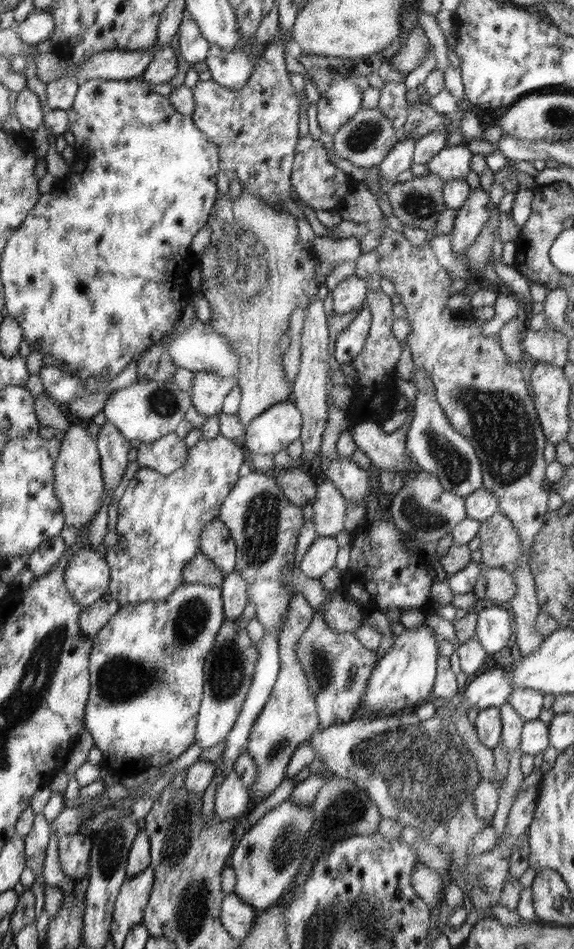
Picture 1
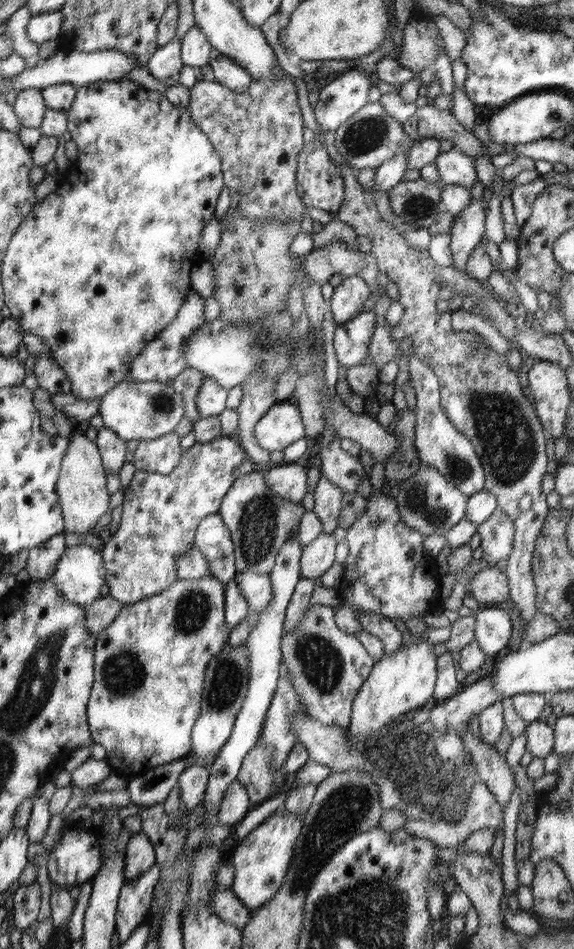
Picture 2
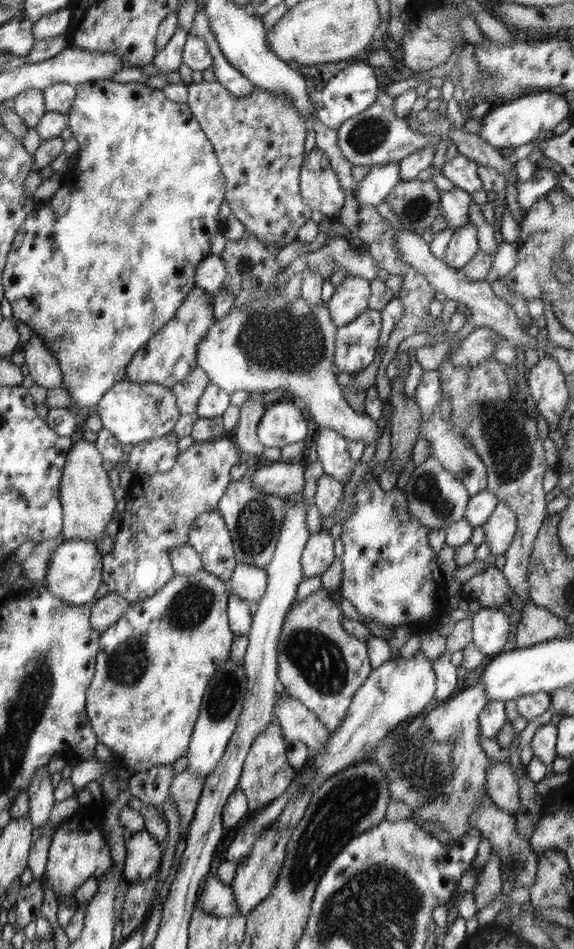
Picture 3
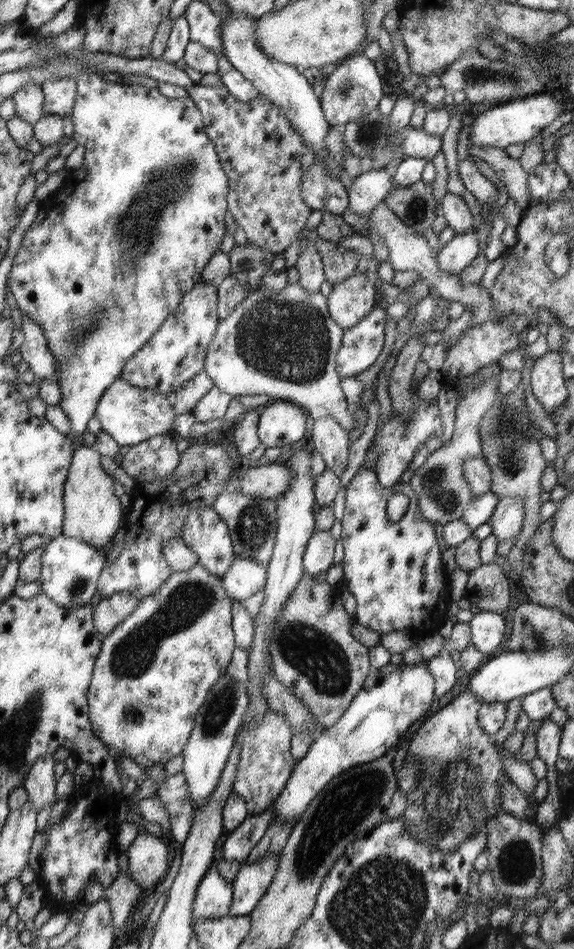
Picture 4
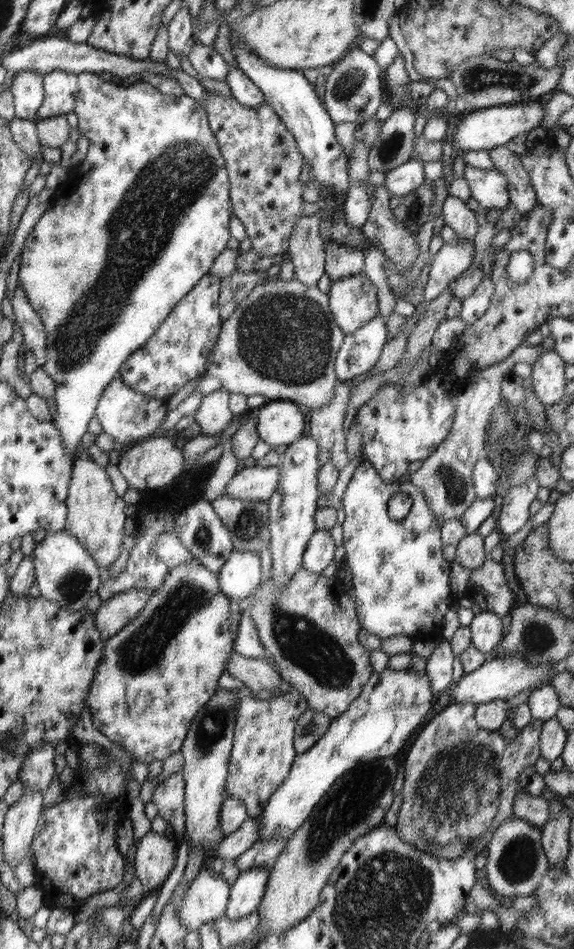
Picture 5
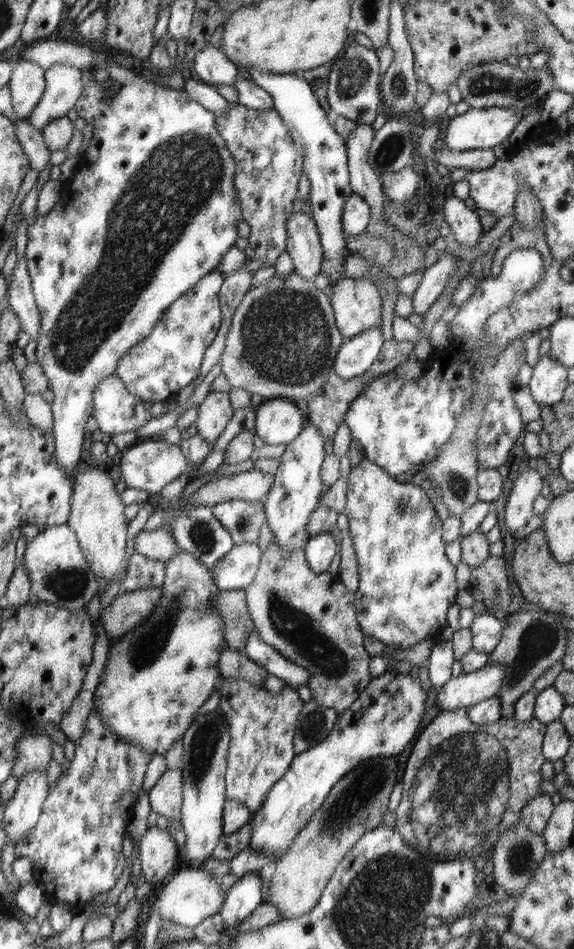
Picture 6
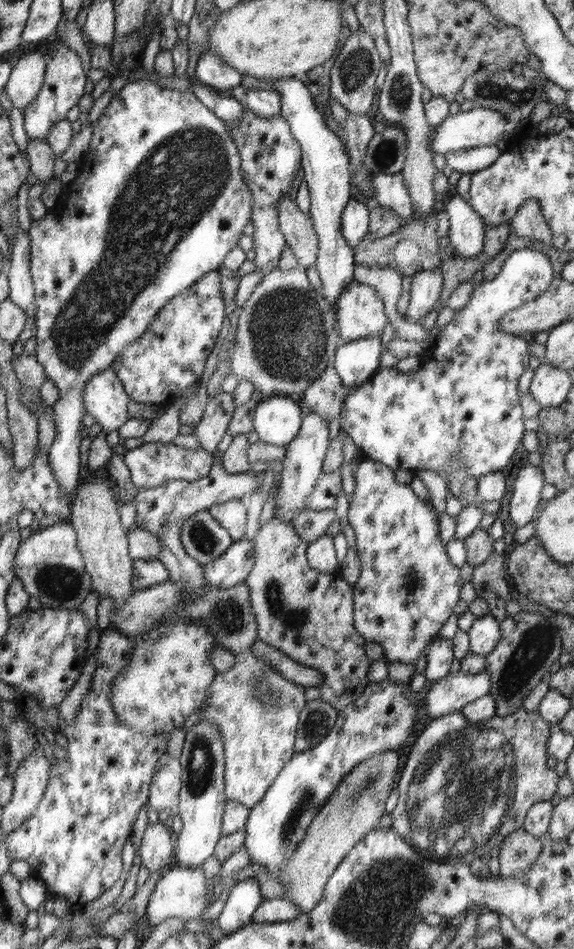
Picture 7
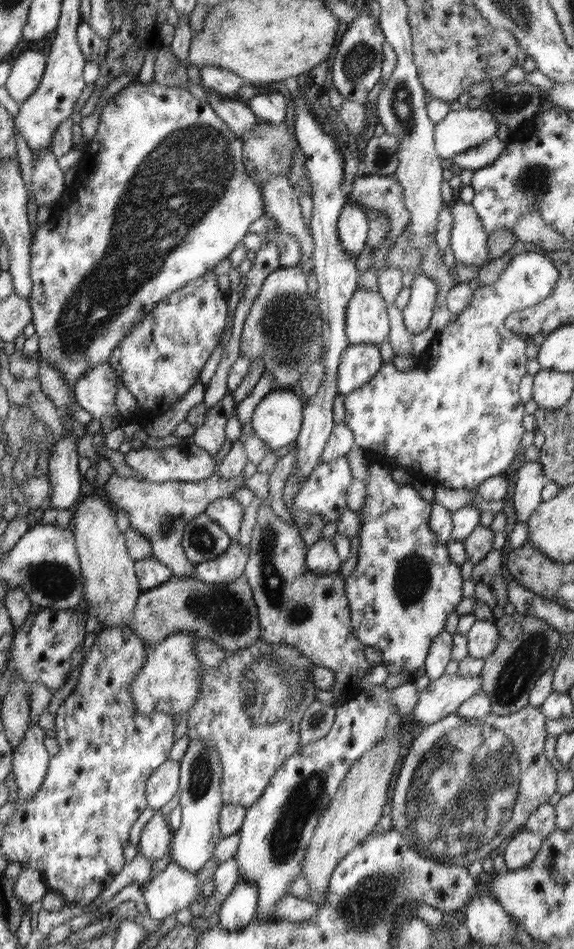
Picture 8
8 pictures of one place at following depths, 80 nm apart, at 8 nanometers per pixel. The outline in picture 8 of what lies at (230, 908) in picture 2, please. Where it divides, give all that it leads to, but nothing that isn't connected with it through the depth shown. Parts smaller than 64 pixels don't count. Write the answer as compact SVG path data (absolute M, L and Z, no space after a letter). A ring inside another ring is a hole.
M172 861L156 877L150 877L144 889L148 916L163 920L176 915L182 908L190 908L194 900L202 900L198 872L190 872Z

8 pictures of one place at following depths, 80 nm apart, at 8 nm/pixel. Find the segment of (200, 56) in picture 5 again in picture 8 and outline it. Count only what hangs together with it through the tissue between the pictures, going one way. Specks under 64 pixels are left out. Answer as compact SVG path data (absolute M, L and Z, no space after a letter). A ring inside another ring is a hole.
M204 65L199 69L199 76L201 85L208 91L216 93L220 98L238 98L238 90L246 84L235 72L216 65Z

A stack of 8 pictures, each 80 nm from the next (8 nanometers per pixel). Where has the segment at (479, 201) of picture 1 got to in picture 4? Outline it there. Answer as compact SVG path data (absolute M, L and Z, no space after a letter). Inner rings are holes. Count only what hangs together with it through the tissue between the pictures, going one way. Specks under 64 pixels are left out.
M475 231L455 233L436 258L441 271L449 275L459 275L466 266L480 255L479 239Z

